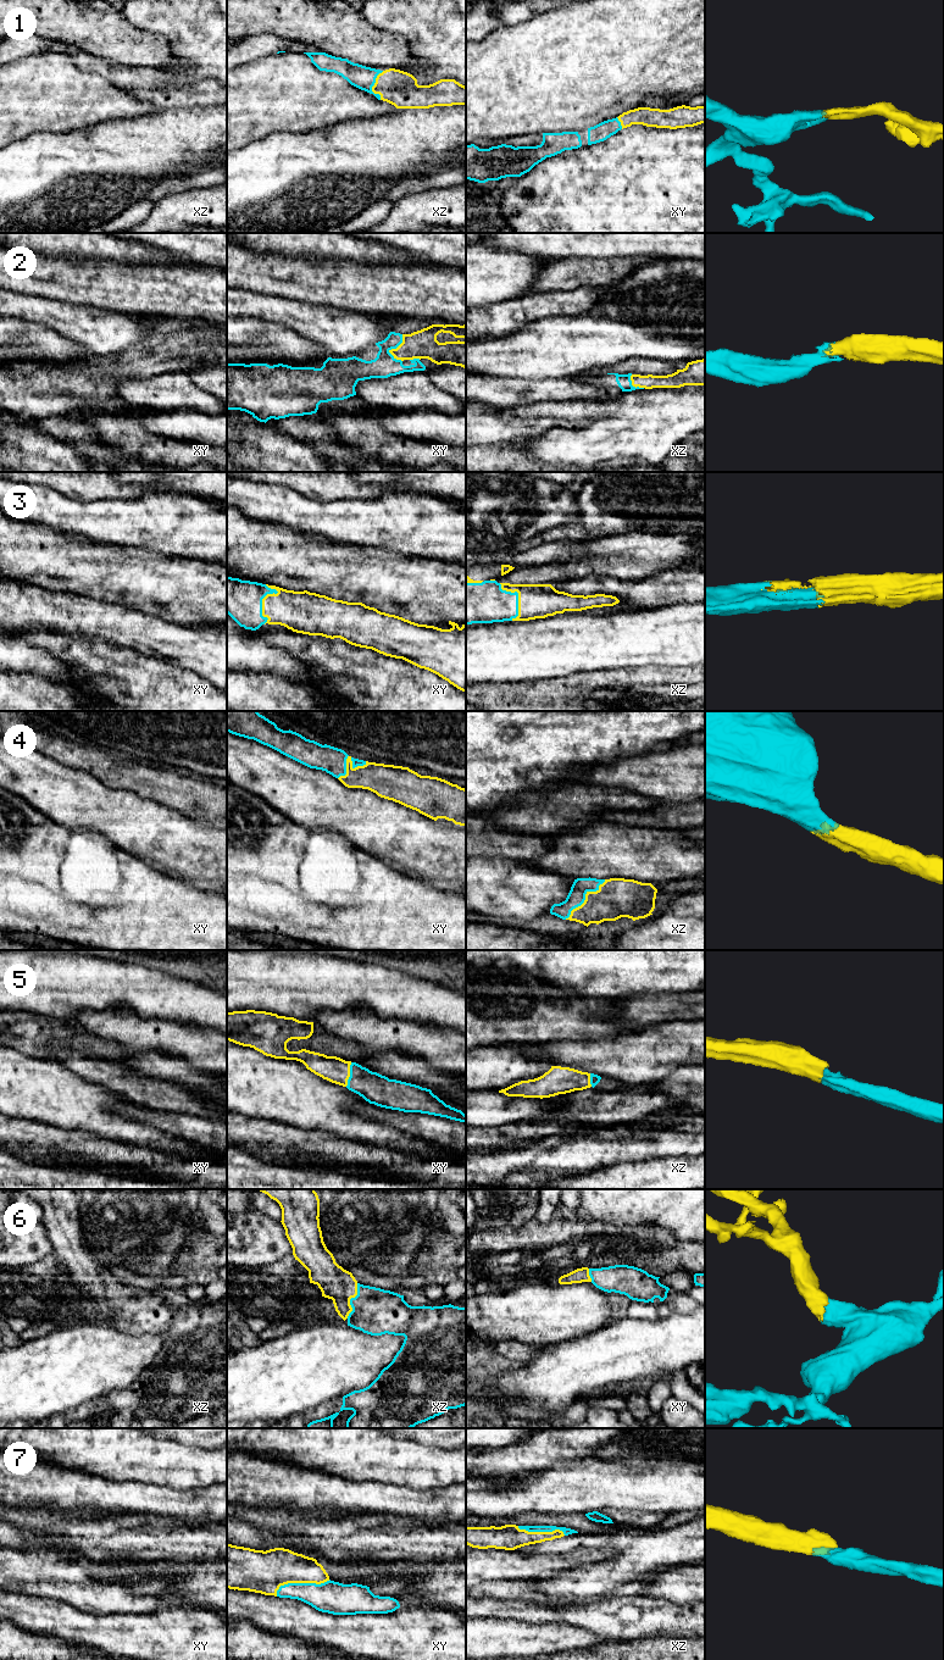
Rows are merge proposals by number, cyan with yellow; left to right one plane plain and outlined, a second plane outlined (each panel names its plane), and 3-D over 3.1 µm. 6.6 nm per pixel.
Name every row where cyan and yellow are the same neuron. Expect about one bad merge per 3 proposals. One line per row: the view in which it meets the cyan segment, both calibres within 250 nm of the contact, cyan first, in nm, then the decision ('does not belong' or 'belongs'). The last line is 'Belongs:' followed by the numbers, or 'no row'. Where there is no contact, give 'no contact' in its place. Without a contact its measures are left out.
1: meets cyan in xz; 150 nm thick on the cyan side, 240 nm on the other; belongs
2: meets cyan in xy; 160 nm thick on the cyan side, 190 nm on the other; belongs
3: meets cyan in xy; 260 nm thick on the cyan side, 260 nm on the other; belongs
4: meets cyan in xz; 120 nm thick on the cyan side, 260 nm on the other; belongs
5: meets cyan in xy; 200 nm thick on the cyan side, 170 nm on the other; belongs
6: meets cyan in xz; 300 nm thick on the cyan side, 220 nm on the other; belongs
7: meets cyan in xy; 220 nm thick on the cyan side, 280 nm on the other; belongs
Belongs: 1, 2, 3, 4, 5, 6, 7

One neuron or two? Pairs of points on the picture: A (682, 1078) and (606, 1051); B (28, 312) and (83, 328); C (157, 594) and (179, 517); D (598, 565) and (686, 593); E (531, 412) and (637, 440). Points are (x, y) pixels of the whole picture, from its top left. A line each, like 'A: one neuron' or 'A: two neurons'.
A: two neurons
B: one neuron
C: two neurons
D: two neurons
E: one neuron

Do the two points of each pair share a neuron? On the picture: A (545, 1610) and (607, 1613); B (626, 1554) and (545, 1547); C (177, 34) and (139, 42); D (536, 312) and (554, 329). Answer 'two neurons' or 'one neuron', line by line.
A: one neuron
B: one neuron
C: two neurons
D: two neurons

